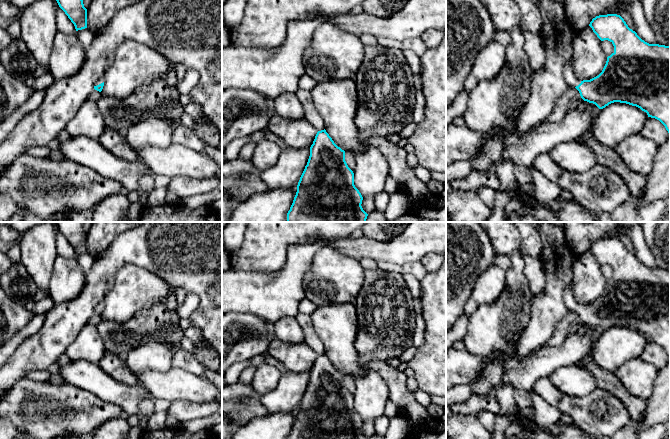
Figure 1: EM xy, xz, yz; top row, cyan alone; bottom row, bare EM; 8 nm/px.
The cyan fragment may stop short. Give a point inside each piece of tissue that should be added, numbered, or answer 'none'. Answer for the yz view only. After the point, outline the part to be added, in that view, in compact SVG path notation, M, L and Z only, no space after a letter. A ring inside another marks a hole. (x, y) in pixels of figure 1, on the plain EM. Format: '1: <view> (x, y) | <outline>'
1: yz (570, 302) | M567 286L565 288L564 294L563 294L563 300L564 300L566 307L570 311L576 311L581 307L581 305L573 297L571 286Z

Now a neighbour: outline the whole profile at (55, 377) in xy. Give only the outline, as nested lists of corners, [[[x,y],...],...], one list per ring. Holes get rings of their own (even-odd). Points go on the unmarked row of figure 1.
[[[55,366],[53,368],[50,368],[49,370],[50,370],[50,377],[47,381],[48,383],[51,383],[51,384],[65,383],[65,381],[62,378],[61,373],[58,370],[58,367]]]

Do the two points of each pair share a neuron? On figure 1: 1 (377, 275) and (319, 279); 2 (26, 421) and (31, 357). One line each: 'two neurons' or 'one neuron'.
1: two neurons
2: two neurons

